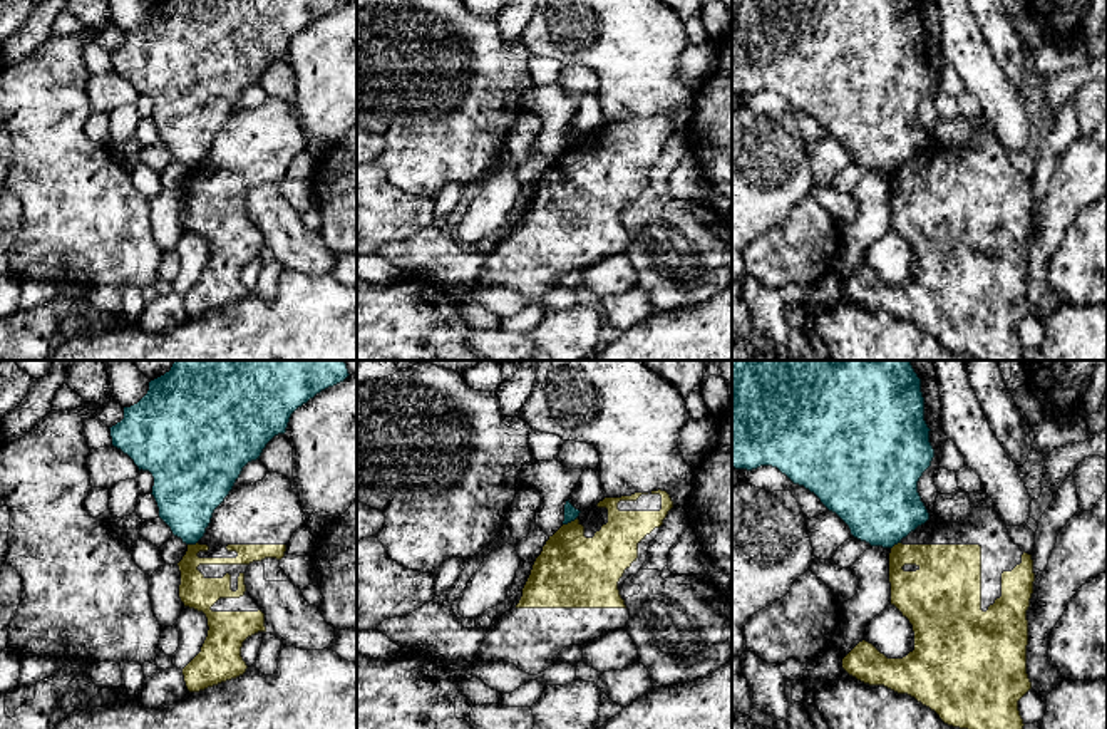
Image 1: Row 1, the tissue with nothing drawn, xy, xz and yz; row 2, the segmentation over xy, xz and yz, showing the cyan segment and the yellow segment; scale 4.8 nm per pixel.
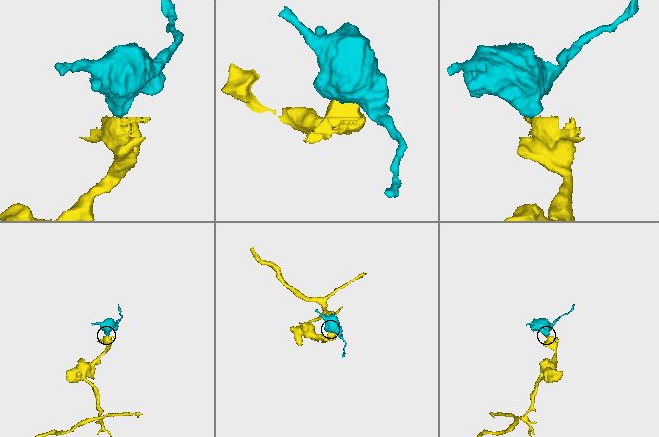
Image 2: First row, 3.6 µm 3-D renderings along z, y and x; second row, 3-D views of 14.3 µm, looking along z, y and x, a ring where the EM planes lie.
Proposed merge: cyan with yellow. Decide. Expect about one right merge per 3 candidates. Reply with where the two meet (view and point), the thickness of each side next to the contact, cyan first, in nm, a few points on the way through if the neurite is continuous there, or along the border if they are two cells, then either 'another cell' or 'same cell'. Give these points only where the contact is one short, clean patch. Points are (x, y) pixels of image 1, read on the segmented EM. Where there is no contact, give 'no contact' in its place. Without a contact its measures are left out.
contact xz (570, 522); calibres 70 and 360 nm; border xz (576, 517), (563, 525); another cell

